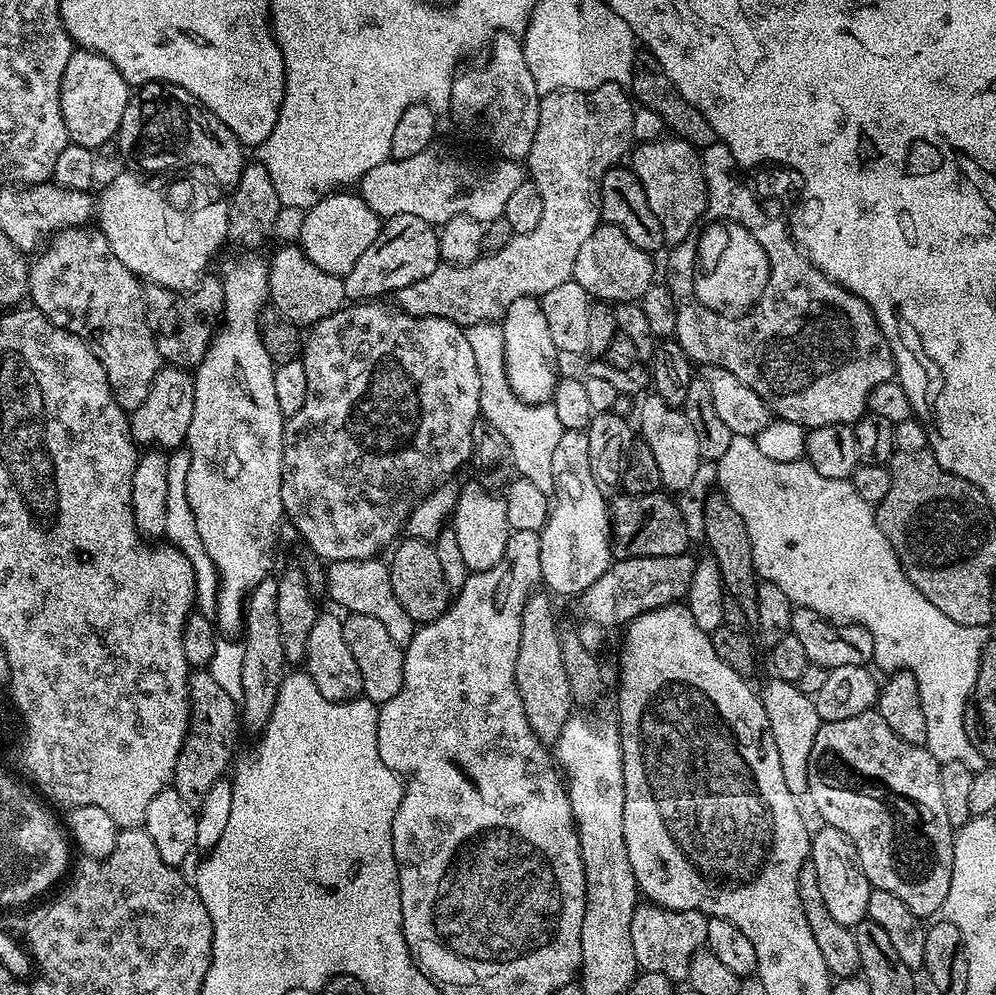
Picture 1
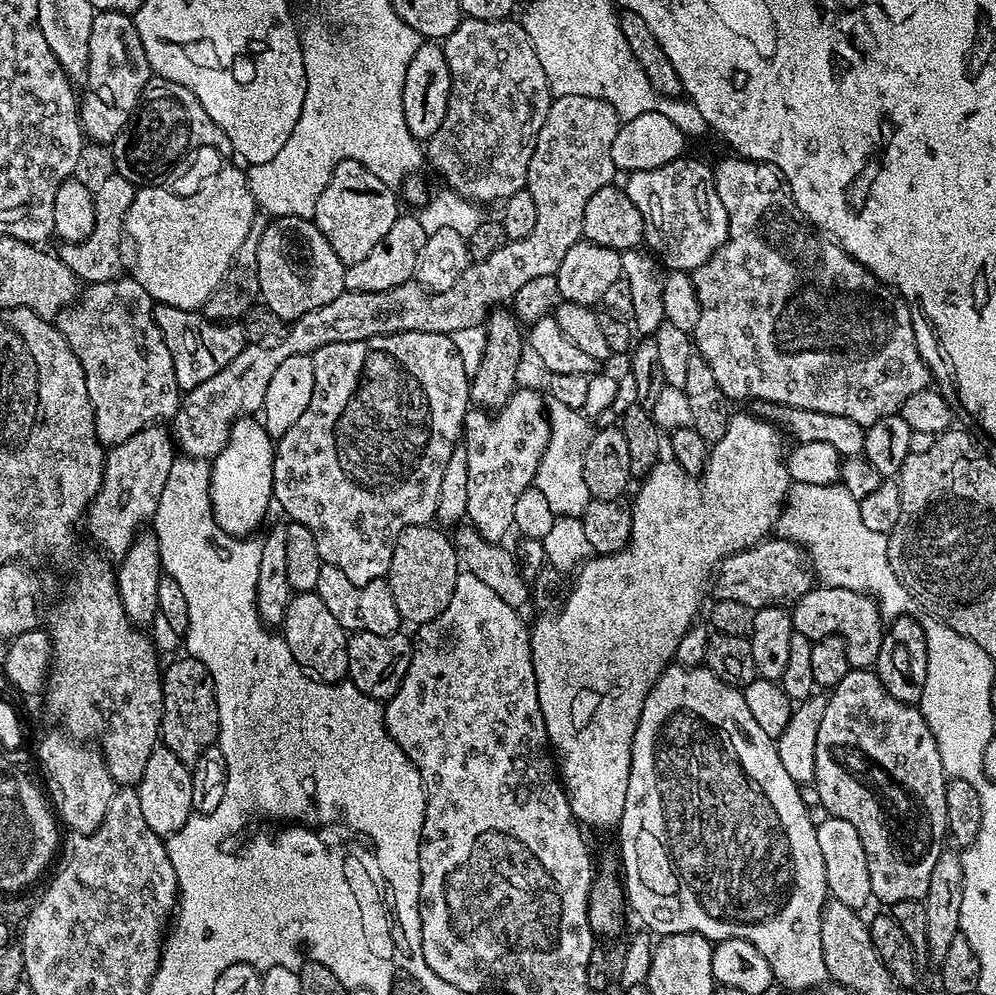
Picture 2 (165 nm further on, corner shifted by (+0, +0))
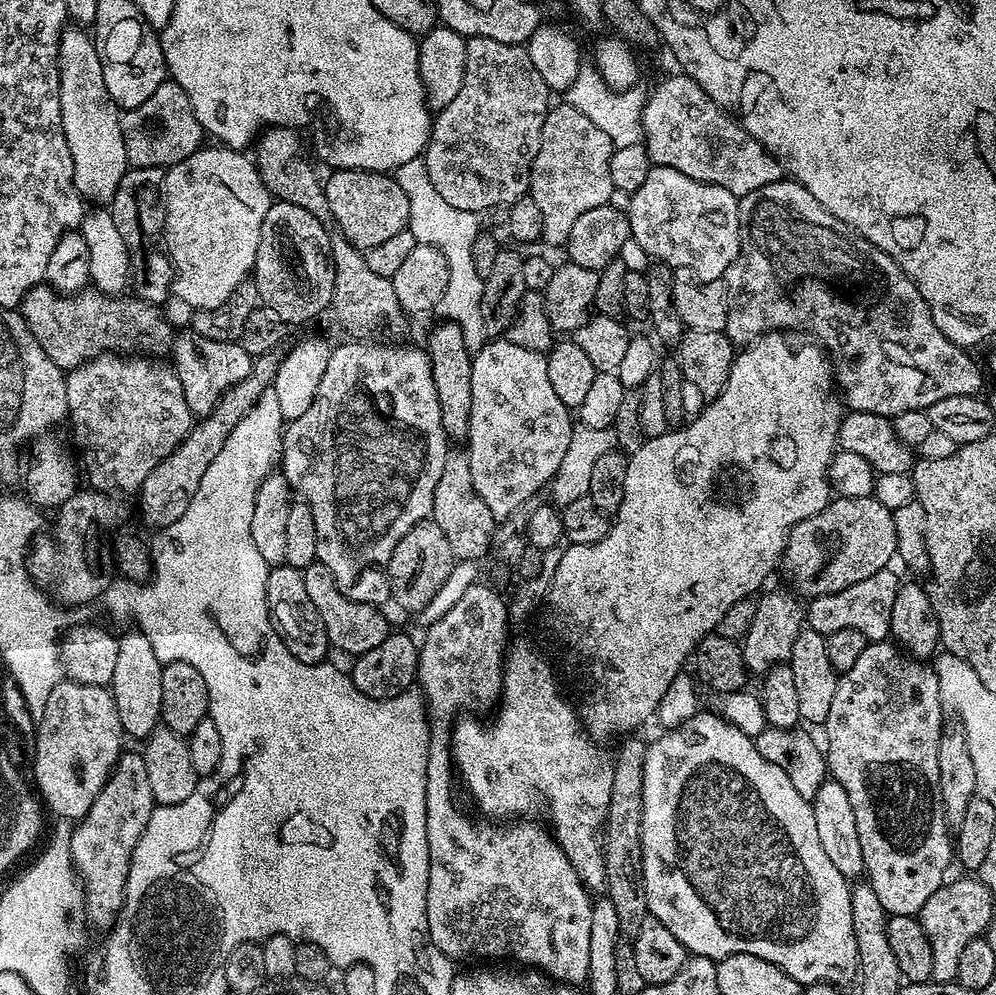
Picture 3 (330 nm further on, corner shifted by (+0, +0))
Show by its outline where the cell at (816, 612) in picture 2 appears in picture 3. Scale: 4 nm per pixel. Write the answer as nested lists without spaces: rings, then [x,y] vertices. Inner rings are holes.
[[[891,567],[878,570],[878,574],[870,574],[862,582],[854,582],[854,586],[846,586],[846,590],[838,590],[834,594],[814,596],[806,604],[807,627],[818,630],[827,638],[834,630],[862,630],[869,642],[888,640],[892,627],[890,614],[894,610],[894,598],[898,594],[902,580],[892,573]]]

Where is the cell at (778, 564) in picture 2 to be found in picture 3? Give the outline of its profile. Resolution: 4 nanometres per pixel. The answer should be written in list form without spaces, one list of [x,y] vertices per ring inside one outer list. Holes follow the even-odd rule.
[[[872,494],[866,497],[837,495],[829,499],[828,505],[818,514],[792,527],[788,535],[788,544],[784,548],[782,568],[792,572],[791,591],[797,597],[811,598],[846,590],[846,586],[854,586],[854,582],[862,582],[865,578],[870,578],[870,574],[878,574],[878,570],[889,567],[893,563],[891,560],[896,559],[896,535],[892,509],[882,506],[882,502],[878,502]]]

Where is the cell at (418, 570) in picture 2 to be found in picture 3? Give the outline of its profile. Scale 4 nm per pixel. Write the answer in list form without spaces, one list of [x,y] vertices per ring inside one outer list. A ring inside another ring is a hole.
[[[431,518],[416,523],[399,540],[388,563],[390,598],[393,605],[396,604],[406,612],[420,614],[440,590],[455,563],[450,542],[447,541],[446,534],[439,529],[438,524]]]

